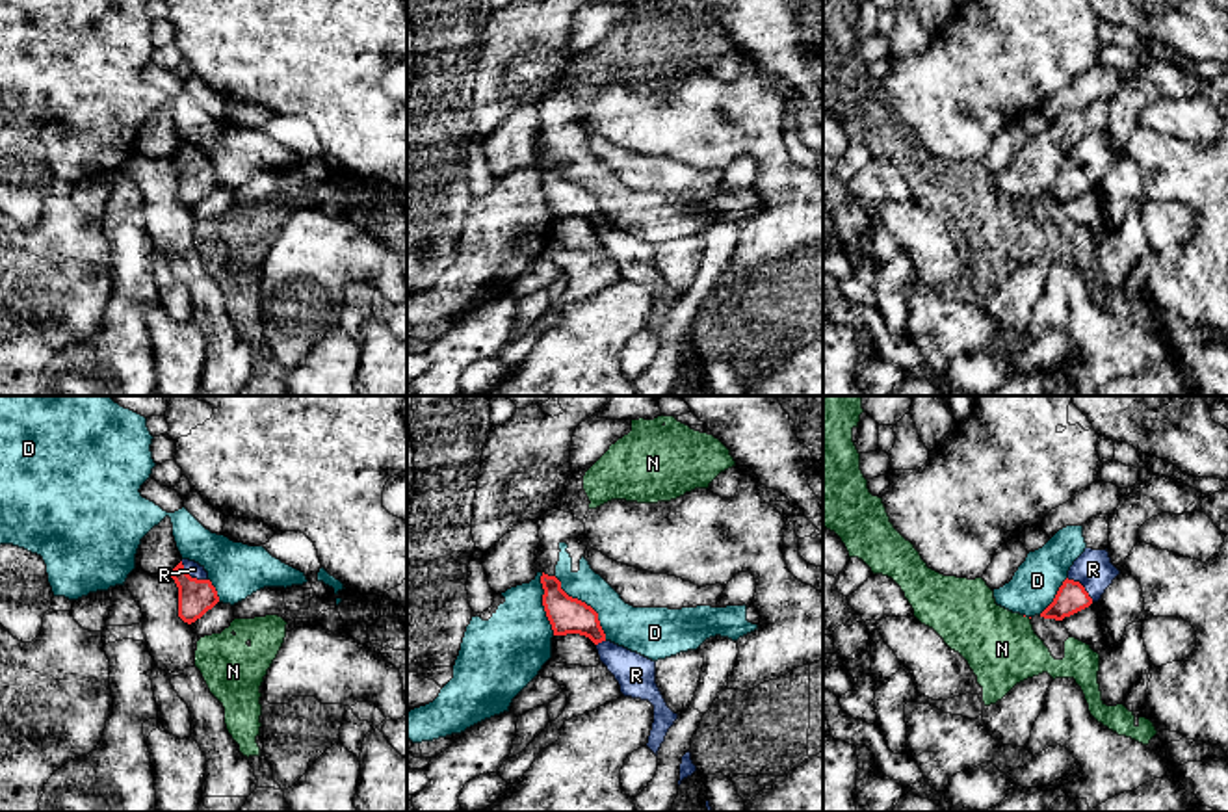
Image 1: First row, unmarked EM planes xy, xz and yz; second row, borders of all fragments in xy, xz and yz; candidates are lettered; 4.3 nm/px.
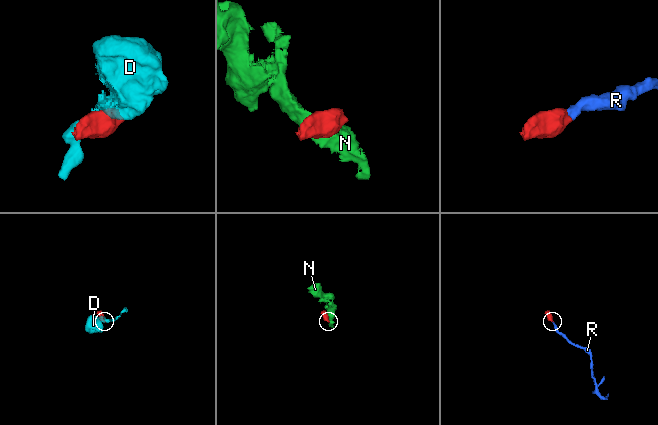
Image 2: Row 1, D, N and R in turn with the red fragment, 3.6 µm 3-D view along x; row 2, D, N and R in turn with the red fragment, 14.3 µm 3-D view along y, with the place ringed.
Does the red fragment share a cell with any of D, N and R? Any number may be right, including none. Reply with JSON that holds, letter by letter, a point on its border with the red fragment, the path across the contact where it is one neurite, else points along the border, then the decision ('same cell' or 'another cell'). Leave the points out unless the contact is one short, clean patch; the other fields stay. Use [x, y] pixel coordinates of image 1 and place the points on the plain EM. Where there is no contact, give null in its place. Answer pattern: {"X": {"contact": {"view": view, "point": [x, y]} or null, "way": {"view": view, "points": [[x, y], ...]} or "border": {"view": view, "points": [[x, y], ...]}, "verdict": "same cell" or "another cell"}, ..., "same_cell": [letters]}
{"D": {"contact": {"view": "xz", "point": [586, 188]}, "verdict": "another cell"}, "N": {"contact": null, "verdict": "another cell"}, "R": {"contact": {"view": "xy", "point": [190, 160]}, "way": {"view": "xy", "points": [[195, 181], [190, 160], [194, 153]]}, "verdict": "same cell"}, "same_cell": ["R"]}

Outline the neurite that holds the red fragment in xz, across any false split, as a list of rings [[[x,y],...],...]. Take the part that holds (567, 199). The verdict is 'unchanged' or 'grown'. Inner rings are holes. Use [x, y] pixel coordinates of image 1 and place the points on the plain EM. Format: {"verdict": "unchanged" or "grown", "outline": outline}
{"verdict": "grown", "outline": [[[542,156],[541,167],[544,173],[542,190],[554,219],[580,217],[589,221],[596,229],[600,245],[619,266],[621,277],[648,284],[654,290],[654,307],[647,331],[658,340],[678,297],[667,290],[656,268],[656,245],[607,225],[598,197],[585,186],[568,180],[555,160]]]}

